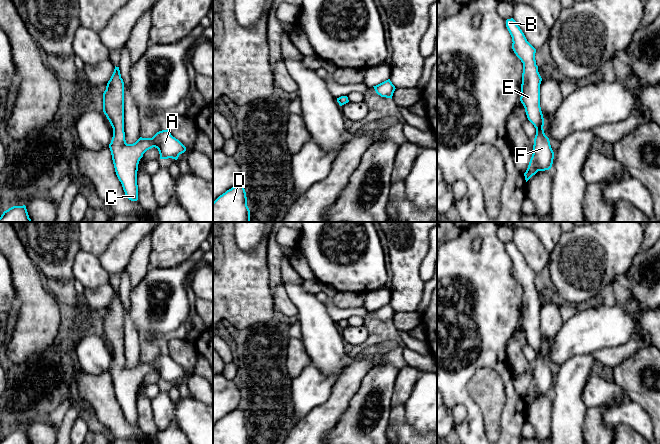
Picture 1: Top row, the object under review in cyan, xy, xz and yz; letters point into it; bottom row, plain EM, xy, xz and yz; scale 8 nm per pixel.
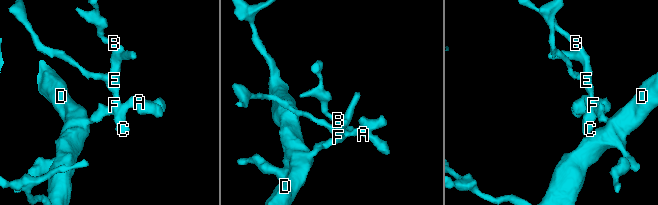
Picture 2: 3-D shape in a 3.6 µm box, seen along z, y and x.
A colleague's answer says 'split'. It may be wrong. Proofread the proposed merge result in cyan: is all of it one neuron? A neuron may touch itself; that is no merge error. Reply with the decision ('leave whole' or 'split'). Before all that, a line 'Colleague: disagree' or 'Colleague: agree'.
Colleague: disagree
leave whole

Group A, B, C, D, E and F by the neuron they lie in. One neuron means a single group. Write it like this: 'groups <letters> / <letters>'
groups A B C D E F

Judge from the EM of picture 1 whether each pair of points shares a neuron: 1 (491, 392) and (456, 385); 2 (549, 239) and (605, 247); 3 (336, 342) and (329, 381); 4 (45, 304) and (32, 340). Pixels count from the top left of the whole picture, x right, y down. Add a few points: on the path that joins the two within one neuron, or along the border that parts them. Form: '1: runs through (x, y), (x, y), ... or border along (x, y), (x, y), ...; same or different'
1: border along (479, 367), (469, 380), (467, 390), (480, 407); different
2: border along (563, 232), (549, 253); different
3: border along (311, 362), (322, 373), (338, 376); different
4: runs through (39, 313), (39, 320), (34, 331); same

